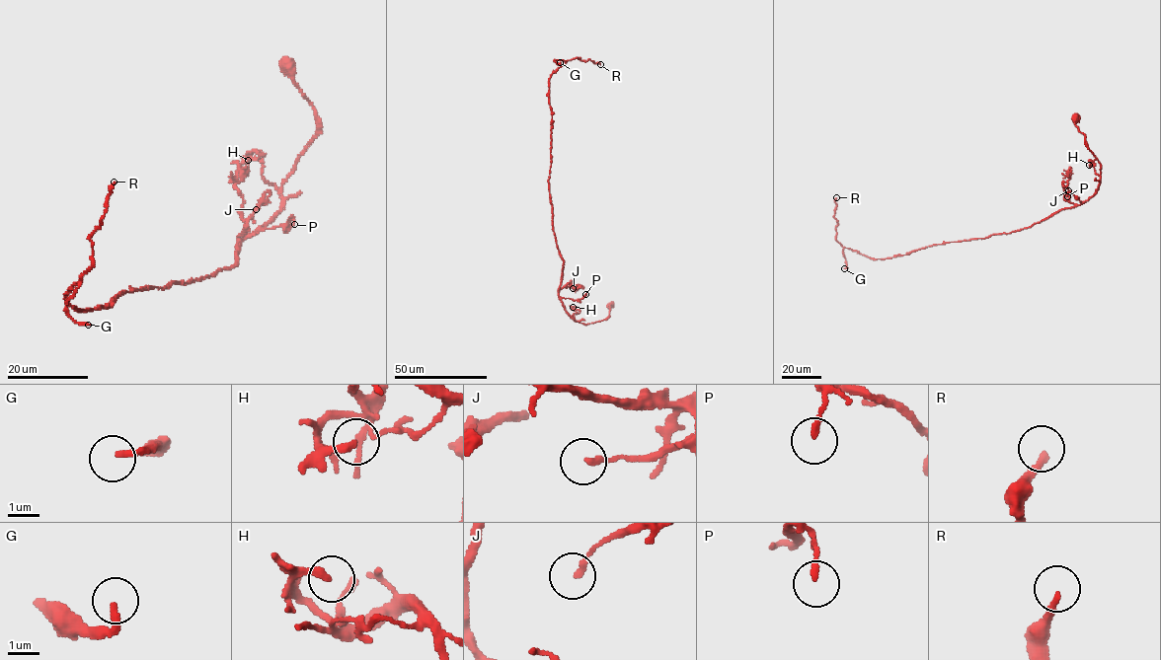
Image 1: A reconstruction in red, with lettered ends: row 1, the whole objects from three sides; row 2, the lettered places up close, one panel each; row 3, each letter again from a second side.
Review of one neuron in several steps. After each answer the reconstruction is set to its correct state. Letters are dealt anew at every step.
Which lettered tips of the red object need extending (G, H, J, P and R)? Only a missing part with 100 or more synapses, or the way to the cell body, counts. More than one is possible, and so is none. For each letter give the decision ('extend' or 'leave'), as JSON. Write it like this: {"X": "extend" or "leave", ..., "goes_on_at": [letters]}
{"G": "extend", "H": "leave", "J": "leave", "P": "leave", "R": "extend", "goes_on_at": ["G", "R"]}

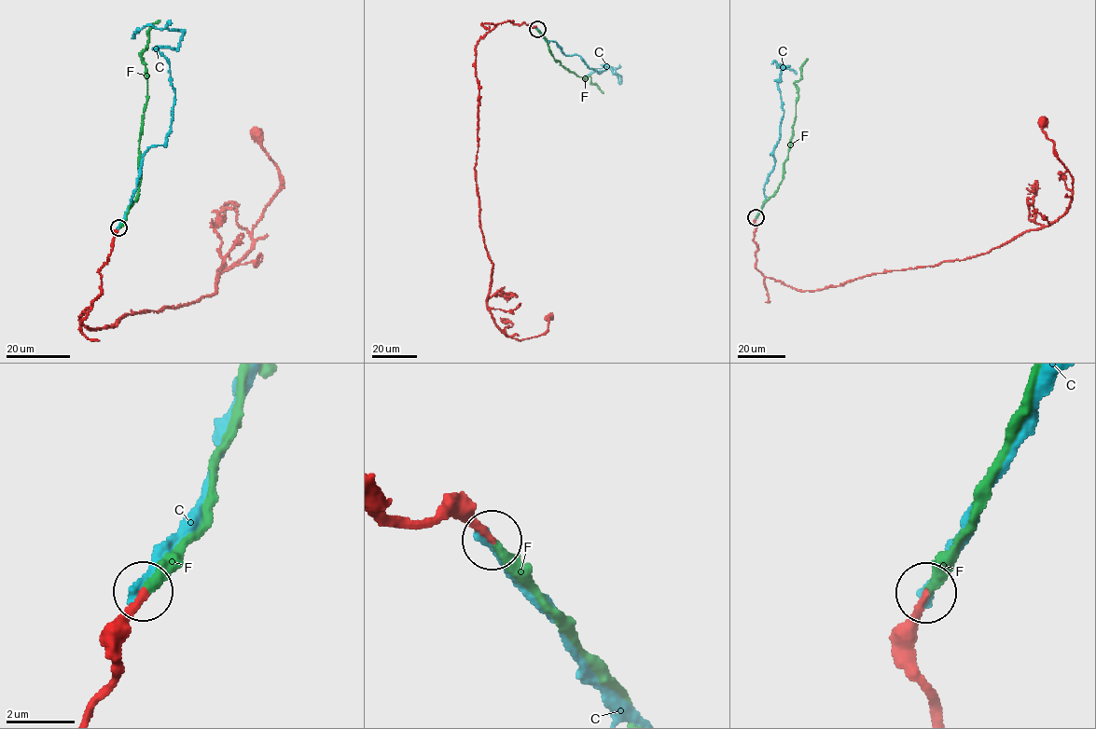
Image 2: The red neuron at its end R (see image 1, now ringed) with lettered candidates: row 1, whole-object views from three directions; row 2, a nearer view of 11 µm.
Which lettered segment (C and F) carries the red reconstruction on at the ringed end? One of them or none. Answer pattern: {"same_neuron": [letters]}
{"same_neuron": ["F"]}

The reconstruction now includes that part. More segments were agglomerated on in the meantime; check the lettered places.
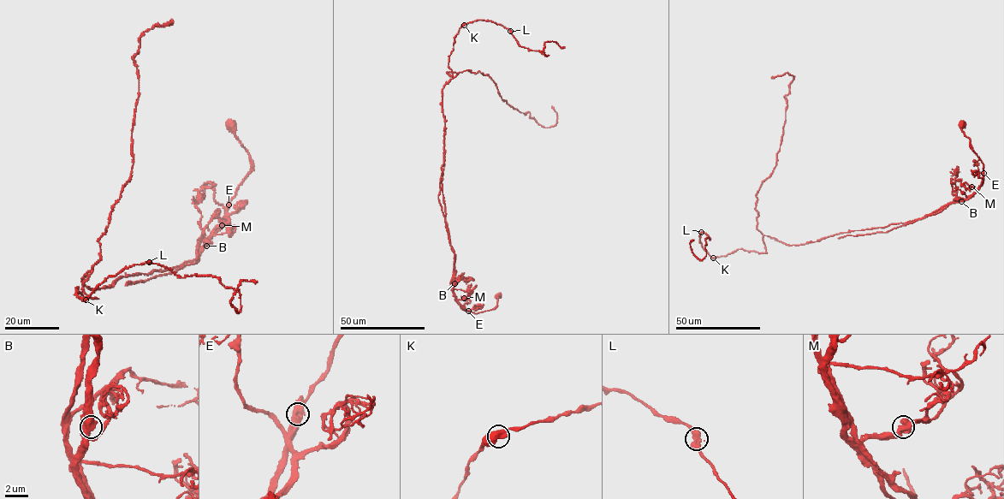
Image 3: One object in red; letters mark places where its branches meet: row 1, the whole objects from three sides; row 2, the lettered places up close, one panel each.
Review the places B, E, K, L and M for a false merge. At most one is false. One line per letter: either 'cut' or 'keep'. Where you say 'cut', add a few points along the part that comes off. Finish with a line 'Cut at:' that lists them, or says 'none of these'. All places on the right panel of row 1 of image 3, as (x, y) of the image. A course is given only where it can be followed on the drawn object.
B: keep
E: cut; course (983, 173), (983, 183), (971, 197), (952, 203), (938, 212), (886, 232), (838, 238)
K: keep
L: keep
M: keep
Cut at: E

